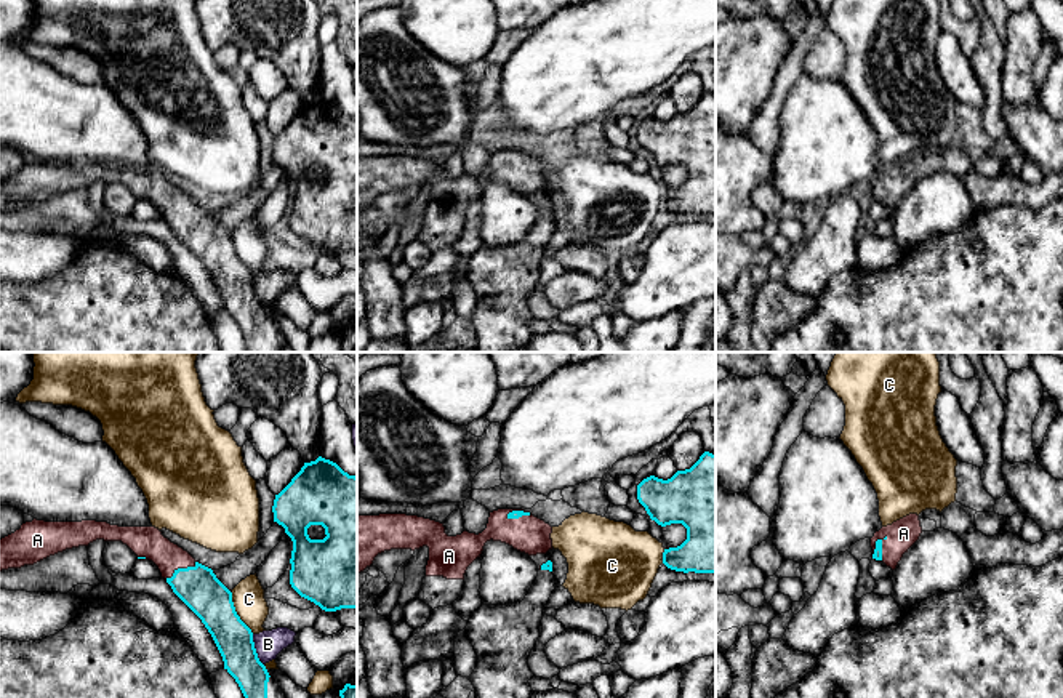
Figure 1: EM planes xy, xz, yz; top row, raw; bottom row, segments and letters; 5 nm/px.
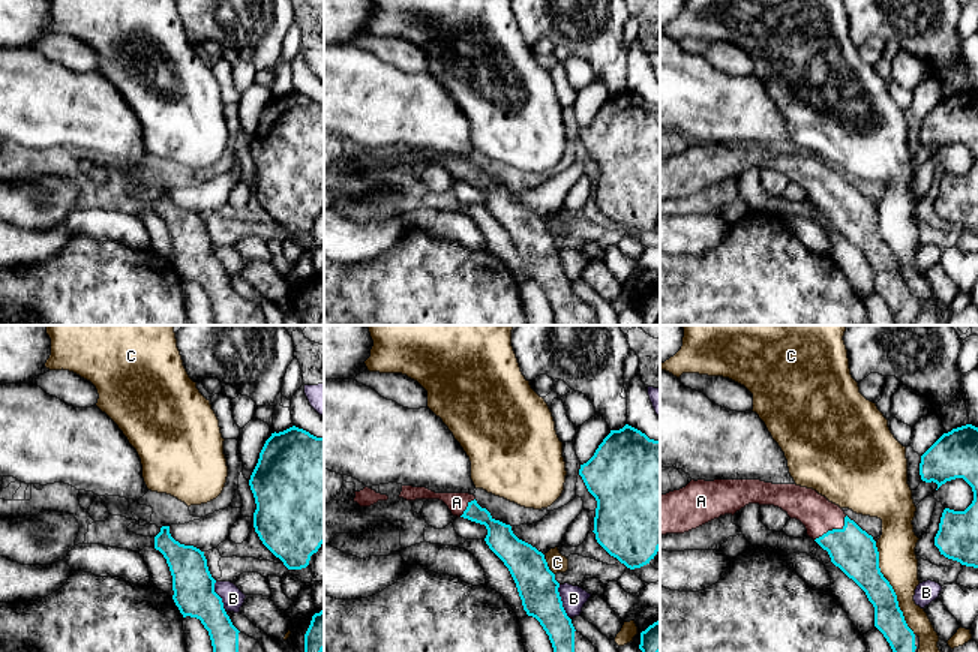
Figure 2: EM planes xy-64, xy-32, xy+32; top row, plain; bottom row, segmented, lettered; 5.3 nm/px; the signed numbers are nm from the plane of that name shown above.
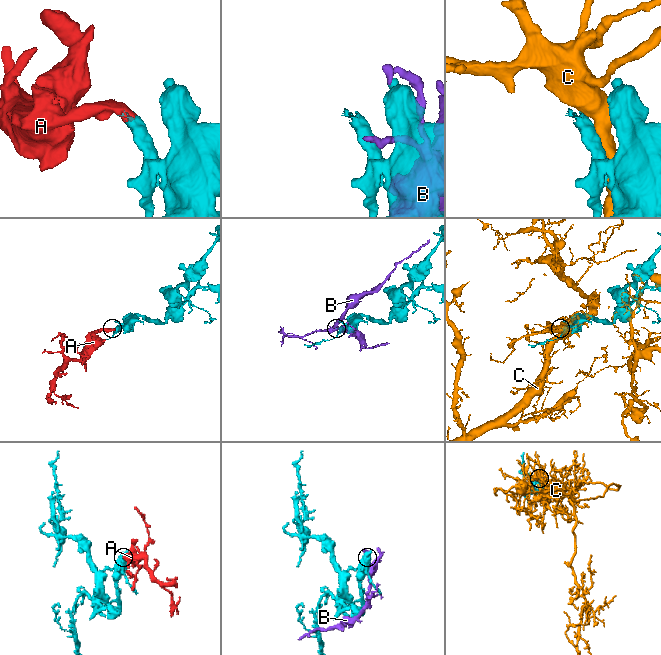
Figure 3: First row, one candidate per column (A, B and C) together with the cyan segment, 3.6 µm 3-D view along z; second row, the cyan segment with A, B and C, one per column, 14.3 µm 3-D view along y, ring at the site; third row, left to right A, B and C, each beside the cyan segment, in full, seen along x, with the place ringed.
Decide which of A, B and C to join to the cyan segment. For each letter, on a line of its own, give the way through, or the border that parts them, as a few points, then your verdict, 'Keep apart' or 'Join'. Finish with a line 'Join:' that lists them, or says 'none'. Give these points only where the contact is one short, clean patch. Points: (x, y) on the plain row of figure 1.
A: Path across: yz (878, 194), (881, 189), (903, 175). Join
B: Keep apart
C: Keep apart
Join: A

